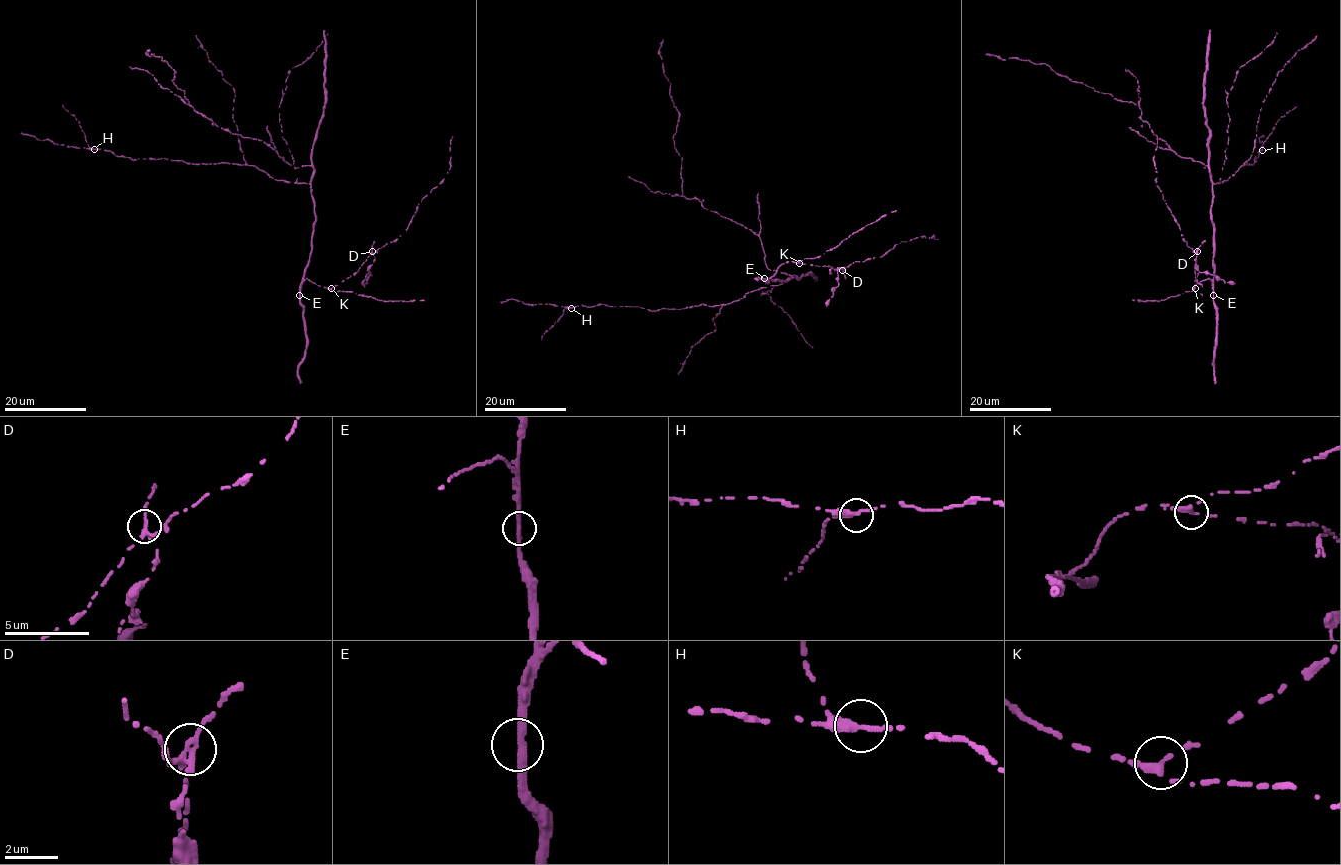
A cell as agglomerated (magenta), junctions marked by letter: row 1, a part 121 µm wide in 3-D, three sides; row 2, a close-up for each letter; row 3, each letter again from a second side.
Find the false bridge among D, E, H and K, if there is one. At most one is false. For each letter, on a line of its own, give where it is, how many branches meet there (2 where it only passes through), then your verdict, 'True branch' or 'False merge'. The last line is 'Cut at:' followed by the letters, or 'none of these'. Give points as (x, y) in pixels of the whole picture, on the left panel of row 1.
D: Place: (372, 251). Branches: 2. False merge
E: Place: (299, 295). Branches: 2. True branch
H: Place: (94, 149). Branches: 2. True branch
K: Place: (331, 288). Branches: 2. True branch
Cut at: D

